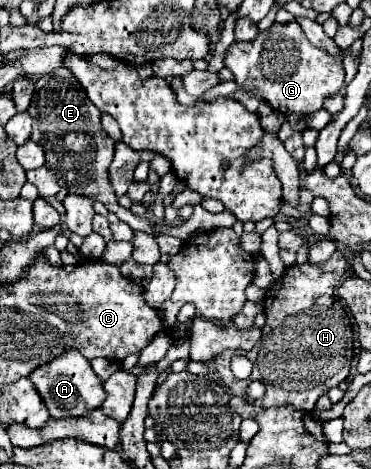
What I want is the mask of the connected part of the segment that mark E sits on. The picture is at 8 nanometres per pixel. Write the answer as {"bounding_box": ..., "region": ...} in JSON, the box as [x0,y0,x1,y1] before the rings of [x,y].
{"bounding_box":[27,68,117,212],"region":[[[57,68],[45,76],[41,76],[37,82],[35,82],[35,94],[33,94],[33,102],[27,110],[33,118],[33,134],[31,134],[31,140],[37,142],[39,146],[43,146],[45,150],[45,156],[47,156],[47,164],[49,170],[53,170],[57,174],[57,182],[61,188],[65,188],[67,192],[71,194],[81,194],[81,196],[87,196],[91,200],[99,200],[103,202],[111,212],[117,210],[117,198],[115,198],[115,192],[109,184],[109,174],[107,174],[107,168],[109,168],[109,162],[113,158],[113,140],[103,132],[101,128],[101,122],[99,122],[99,116],[101,112],[97,110],[97,106],[93,106],[93,102],[89,102],[81,82],[77,82],[77,78],[73,78],[73,74],[69,74],[69,70],[65,68]]]}

